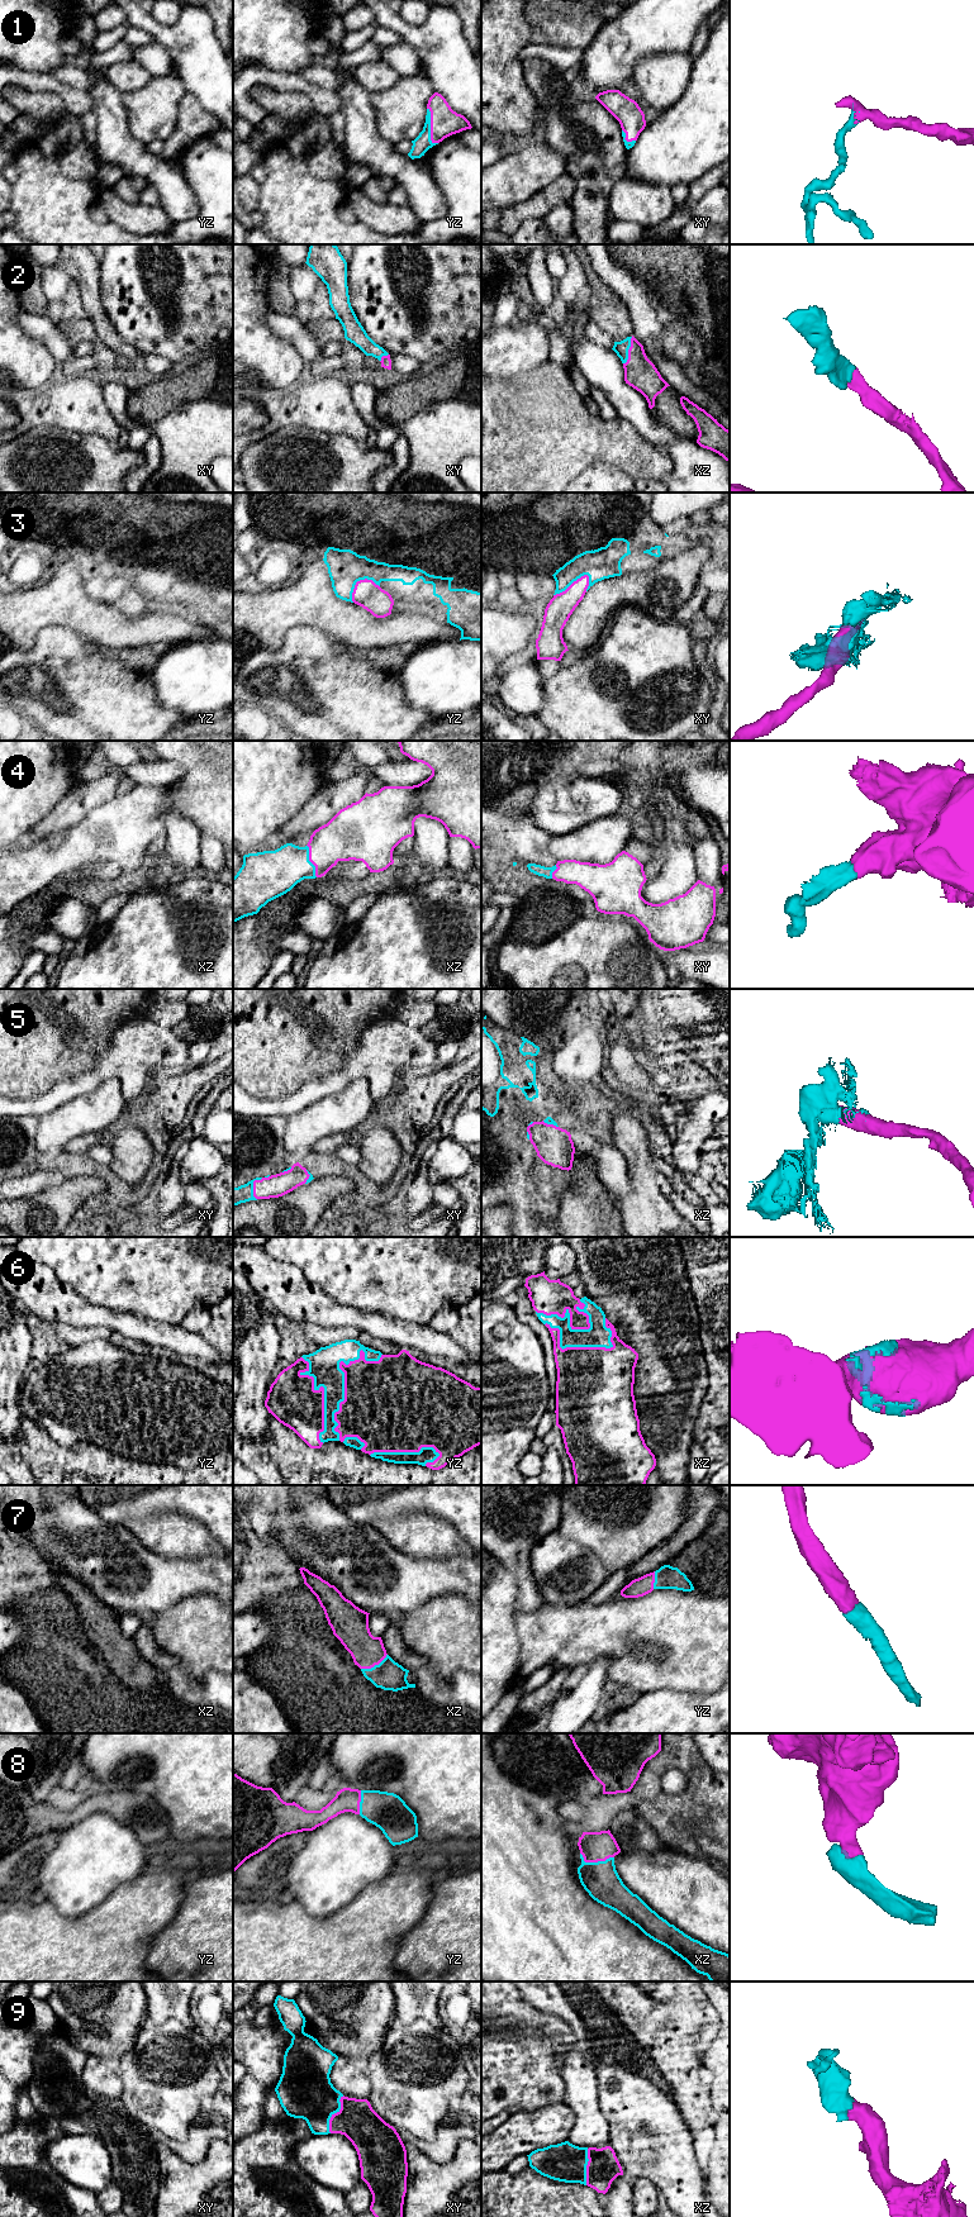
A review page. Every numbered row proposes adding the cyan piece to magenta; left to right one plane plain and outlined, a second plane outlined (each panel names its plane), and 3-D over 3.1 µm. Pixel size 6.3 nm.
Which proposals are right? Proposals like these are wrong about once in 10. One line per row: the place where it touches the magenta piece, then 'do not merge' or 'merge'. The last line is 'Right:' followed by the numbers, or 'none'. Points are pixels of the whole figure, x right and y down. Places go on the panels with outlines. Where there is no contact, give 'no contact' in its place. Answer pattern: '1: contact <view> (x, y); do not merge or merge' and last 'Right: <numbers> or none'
1: contact yz (431, 127); merge
2: contact xz (628, 351); merge
3: contact xy (573, 583); merge
4: contact xz (309, 860); merge
5: contact xy (253, 1187); merge
6: contact yz (345, 1374); merge
7: contact xz (374, 1665); merge
8: contact xz (595, 1861); merge
9: contact xy (333, 2115); merge
Right: 1, 2, 3, 4, 5, 6, 7, 8, 9

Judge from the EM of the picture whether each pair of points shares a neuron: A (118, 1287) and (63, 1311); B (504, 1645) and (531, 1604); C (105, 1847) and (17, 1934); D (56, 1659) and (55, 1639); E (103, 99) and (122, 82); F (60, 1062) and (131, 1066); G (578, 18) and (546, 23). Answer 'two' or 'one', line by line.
A: two
B: two
C: two
D: two
E: two
F: two
G: one

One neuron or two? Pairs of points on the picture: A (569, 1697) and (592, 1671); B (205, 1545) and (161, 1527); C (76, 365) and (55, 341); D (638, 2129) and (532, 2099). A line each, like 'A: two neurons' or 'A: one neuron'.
A: one neuron
B: one neuron
C: two neurons
D: one neuron

